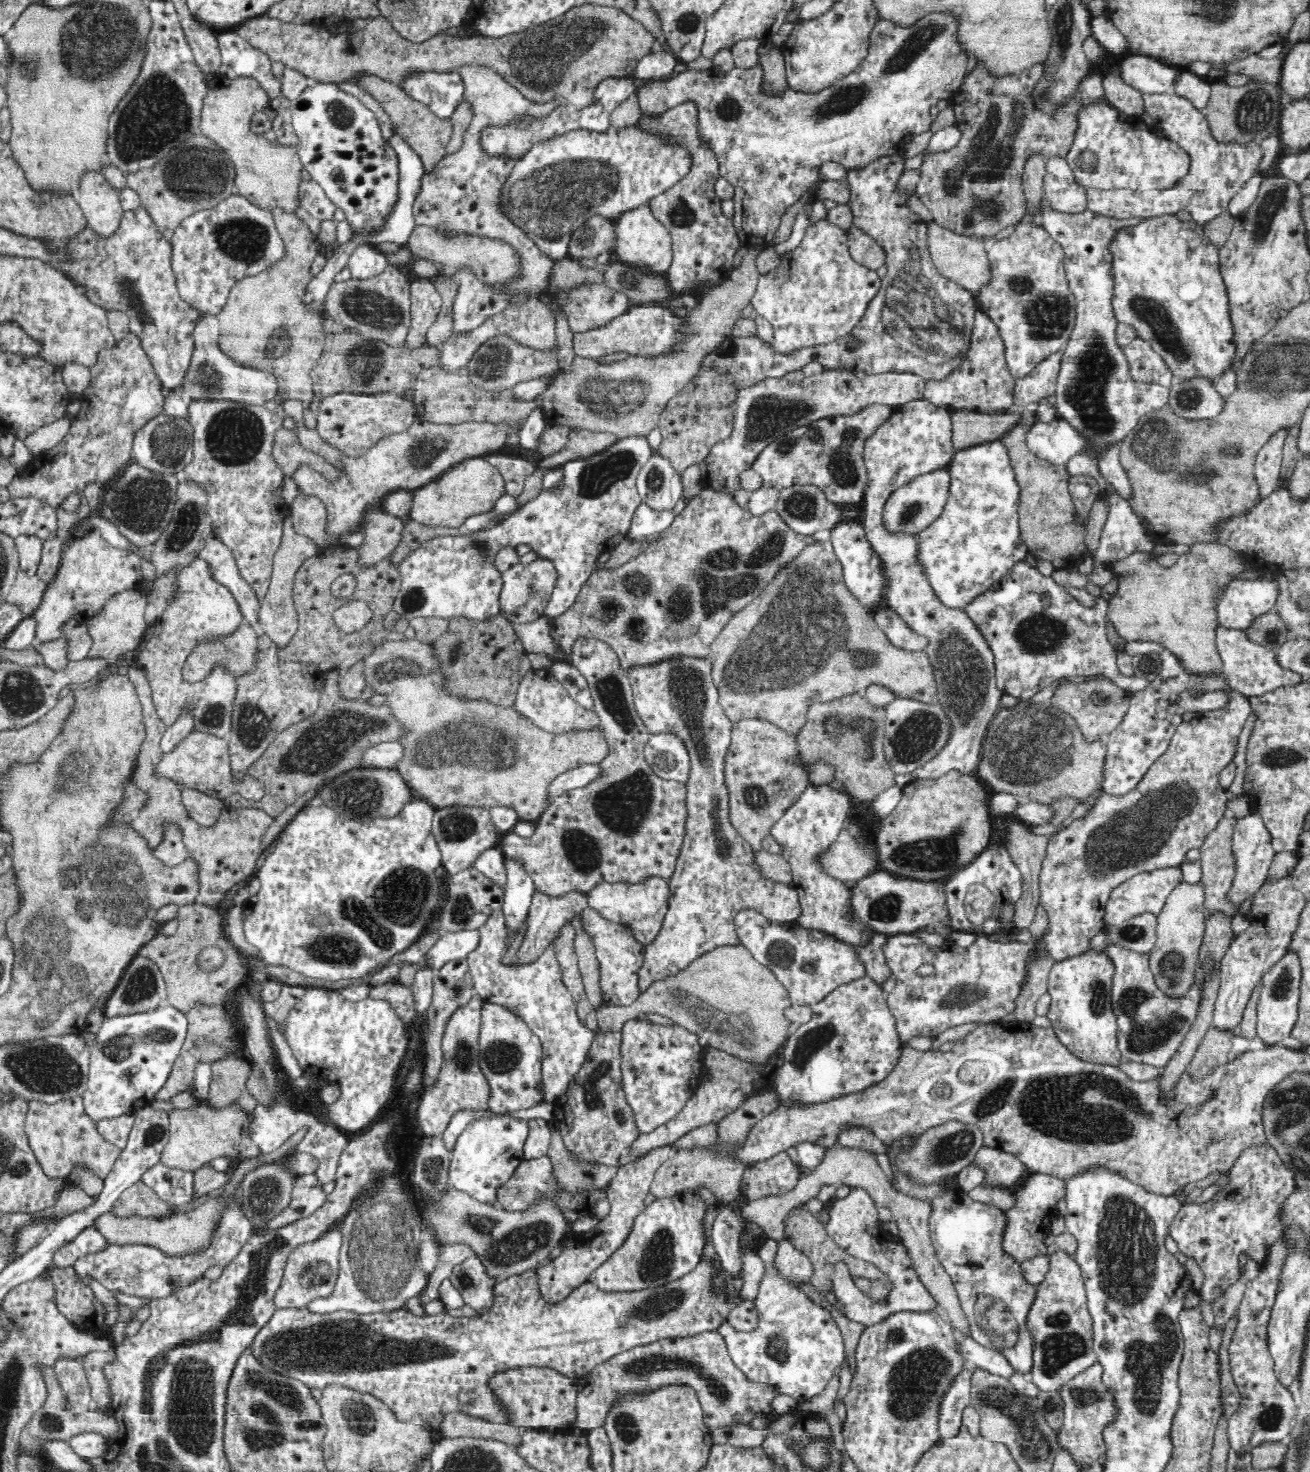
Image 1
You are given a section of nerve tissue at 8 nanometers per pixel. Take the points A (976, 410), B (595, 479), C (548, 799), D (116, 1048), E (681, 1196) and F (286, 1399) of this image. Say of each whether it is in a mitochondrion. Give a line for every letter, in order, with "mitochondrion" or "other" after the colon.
A: other
B: mitochondrion
C: other
D: mitochondrion
E: other
F: mitochondrion

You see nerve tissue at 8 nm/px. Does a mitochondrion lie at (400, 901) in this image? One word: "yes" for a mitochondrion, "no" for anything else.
yes

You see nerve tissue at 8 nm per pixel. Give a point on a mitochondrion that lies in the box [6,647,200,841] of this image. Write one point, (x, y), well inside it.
(70, 768)

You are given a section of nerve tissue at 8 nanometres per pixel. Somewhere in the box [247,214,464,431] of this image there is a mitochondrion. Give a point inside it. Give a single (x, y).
(373, 309)

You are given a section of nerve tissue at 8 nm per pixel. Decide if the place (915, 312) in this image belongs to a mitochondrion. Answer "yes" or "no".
yes

